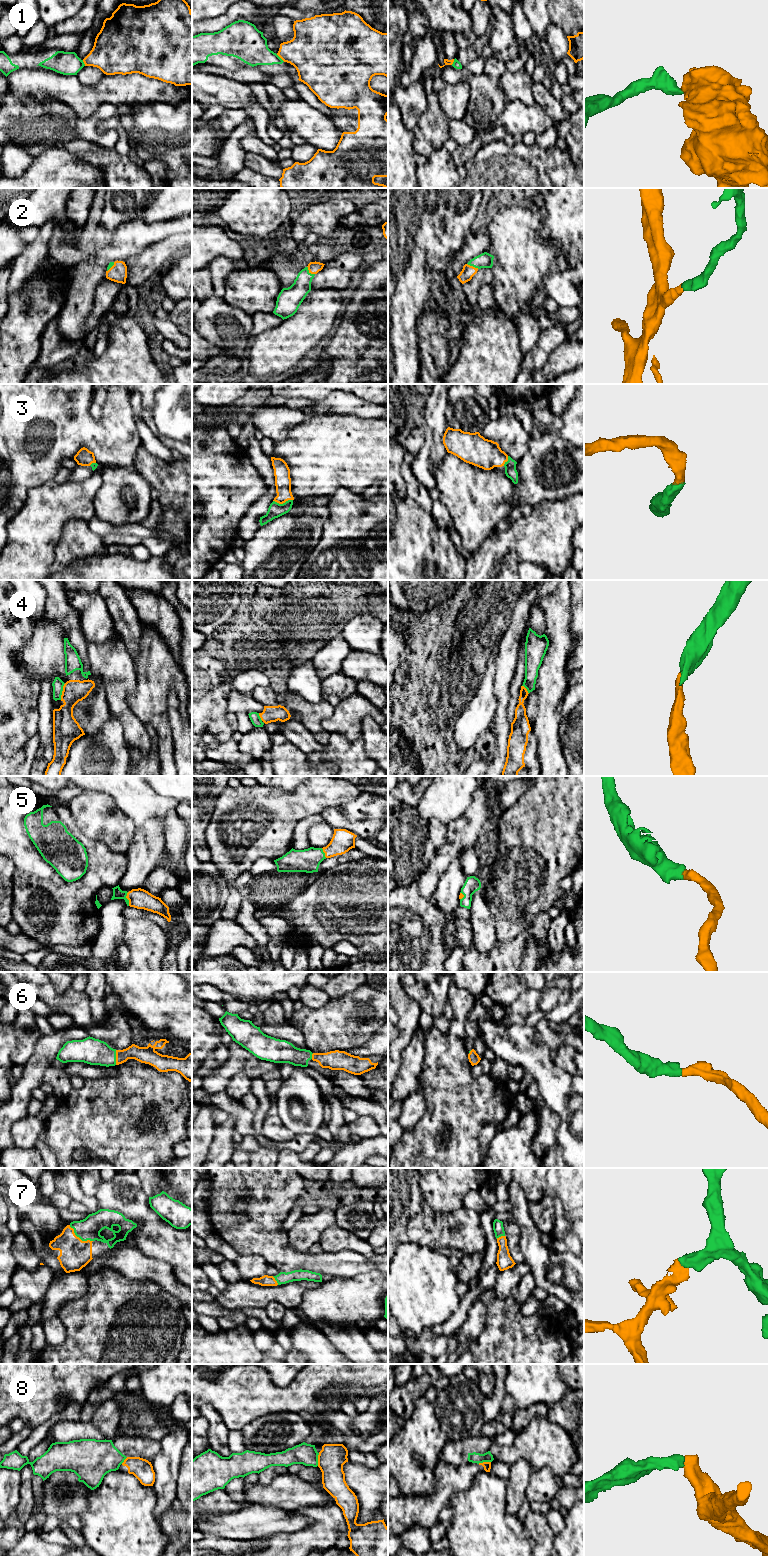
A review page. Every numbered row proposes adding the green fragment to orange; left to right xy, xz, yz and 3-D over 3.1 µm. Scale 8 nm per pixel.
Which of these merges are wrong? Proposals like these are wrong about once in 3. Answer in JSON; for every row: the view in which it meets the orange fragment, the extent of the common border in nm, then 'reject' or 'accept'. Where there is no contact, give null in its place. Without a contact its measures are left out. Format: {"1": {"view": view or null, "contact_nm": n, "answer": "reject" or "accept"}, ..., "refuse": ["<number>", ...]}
{"1": {"view": "xz", "contact_nm": 90, "answer": "reject"}, "2": {"view": "xz", "contact_nm": 90, "answer": "accept"}, "3": {"view": "xz", "contact_nm": 160, "answer": "accept"}, "4": {"view": "xy", "contact_nm": 140, "answer": "accept"}, "5": {"view": "xy", "contact_nm": 110, "answer": "accept"}, "6": {"view": "xy", "contact_nm": 120, "answer": "accept"}, "7": {"view": "xy", "contact_nm": 240, "answer": "accept"}, "8": {"view": "xz", "contact_nm": 110, "answer": "reject"}, "refuse": ["1", "8"]}

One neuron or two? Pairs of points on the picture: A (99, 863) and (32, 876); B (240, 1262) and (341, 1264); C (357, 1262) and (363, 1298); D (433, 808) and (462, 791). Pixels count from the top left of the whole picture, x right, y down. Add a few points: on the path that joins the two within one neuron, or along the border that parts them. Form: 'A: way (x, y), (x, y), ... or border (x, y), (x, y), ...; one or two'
A: way (85, 881), (79, 887), (50, 887); one
B: border (245, 1254), (259, 1254), (269, 1264); two
C: border (377, 1269), (362, 1271), (346, 1277), (336, 1277); two
D: way (440, 801), (455, 791); one

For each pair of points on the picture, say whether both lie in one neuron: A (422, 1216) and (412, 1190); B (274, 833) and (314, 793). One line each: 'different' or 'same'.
A: same
B: same

